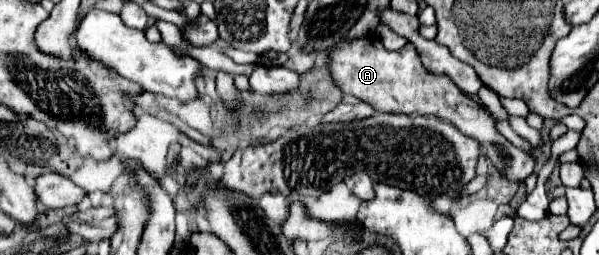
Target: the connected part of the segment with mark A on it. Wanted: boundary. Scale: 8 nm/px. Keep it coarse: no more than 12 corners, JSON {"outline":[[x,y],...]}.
{"outline":[[340,42],[330,72],[378,112],[436,116],[486,150],[510,182],[534,158],[412,44]]}

